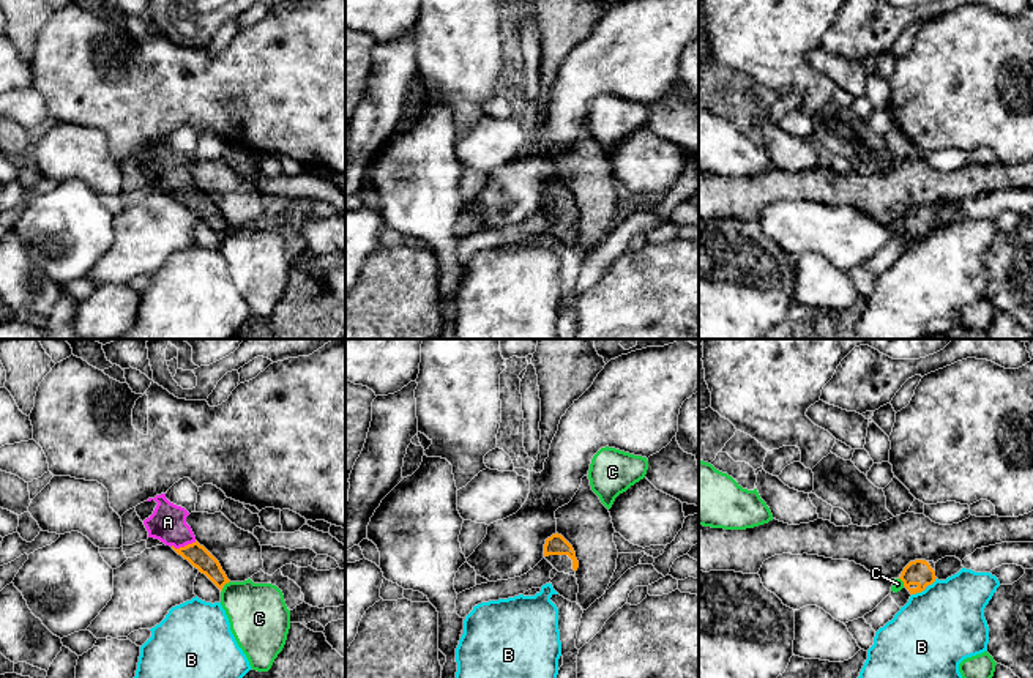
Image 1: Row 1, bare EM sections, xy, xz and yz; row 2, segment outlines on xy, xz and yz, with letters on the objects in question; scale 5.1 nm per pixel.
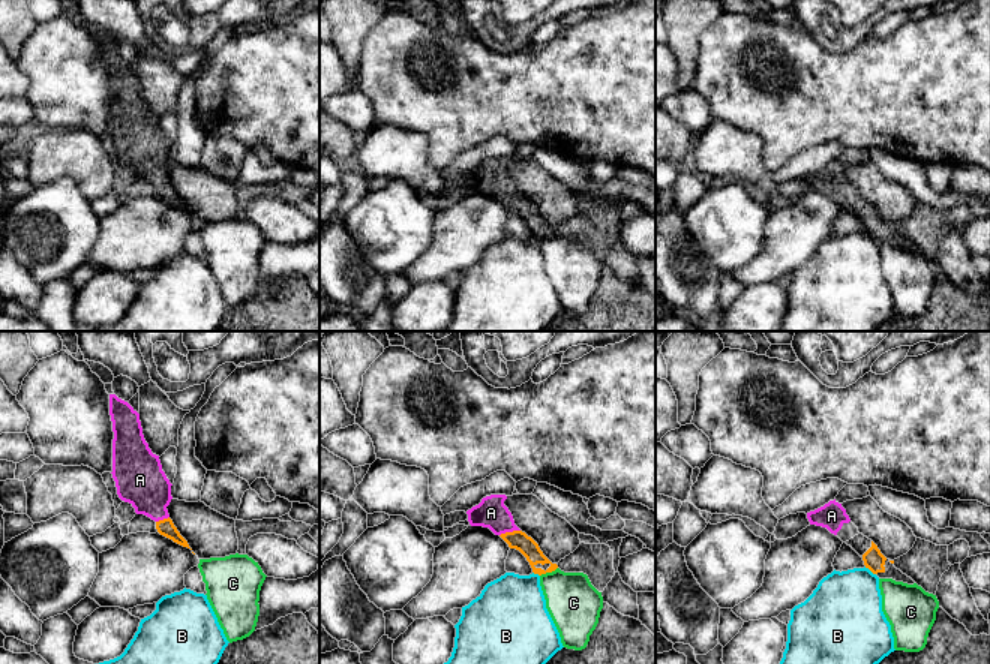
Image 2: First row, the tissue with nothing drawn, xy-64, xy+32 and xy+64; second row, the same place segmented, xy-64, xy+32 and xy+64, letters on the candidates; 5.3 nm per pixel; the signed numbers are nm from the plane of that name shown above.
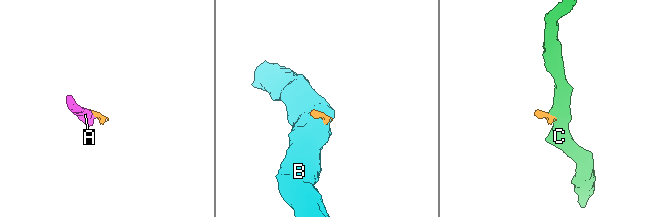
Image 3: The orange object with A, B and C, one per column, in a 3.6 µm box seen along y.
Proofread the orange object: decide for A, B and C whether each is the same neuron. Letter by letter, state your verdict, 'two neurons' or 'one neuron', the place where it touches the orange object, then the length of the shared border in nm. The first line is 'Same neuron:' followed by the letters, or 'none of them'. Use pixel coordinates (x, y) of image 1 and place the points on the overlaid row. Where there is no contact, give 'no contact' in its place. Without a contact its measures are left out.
Same neuron: A
A: one neuron; meets orange in xy at (185, 546); contact 140 nm long
B: two neurons; meets orange in yz at (918, 592); contact 90 nm long
C: two neurons; meets orange in xy at (226, 582); contact 50 nm long

